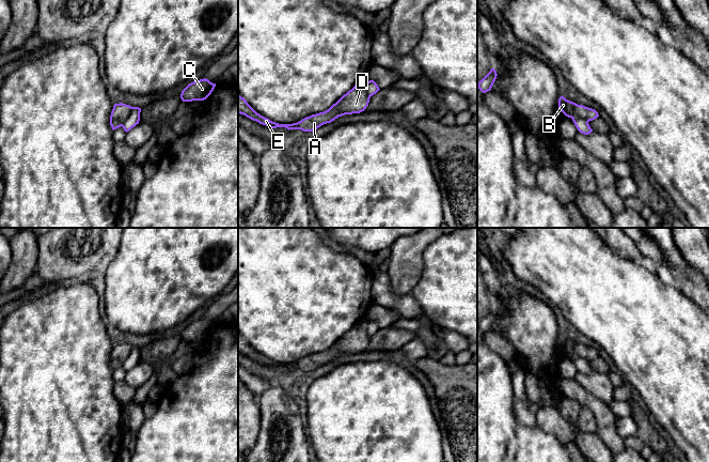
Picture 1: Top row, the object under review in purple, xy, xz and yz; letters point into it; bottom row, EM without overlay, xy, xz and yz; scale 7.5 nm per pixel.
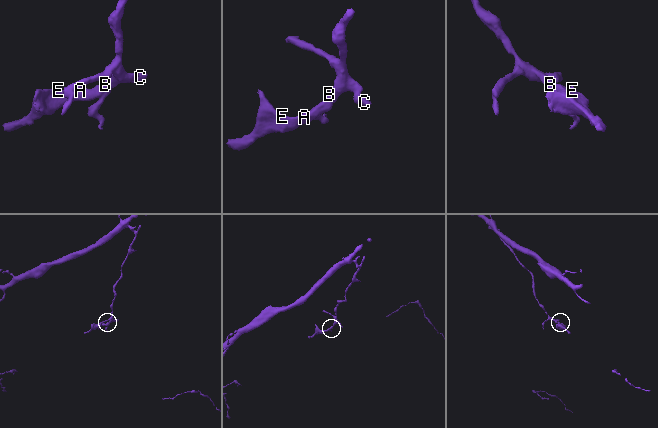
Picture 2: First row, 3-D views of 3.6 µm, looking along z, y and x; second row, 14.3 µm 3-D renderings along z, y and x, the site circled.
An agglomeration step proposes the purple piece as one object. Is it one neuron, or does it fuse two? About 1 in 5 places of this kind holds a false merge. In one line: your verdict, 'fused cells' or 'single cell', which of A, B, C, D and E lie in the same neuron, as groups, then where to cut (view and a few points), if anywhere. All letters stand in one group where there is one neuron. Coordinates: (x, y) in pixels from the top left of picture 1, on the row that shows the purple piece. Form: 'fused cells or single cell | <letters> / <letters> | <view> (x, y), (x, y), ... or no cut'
fused cells | A D E / B C | yz (574, 104), (573, 116), (581, 117), (587, 122)

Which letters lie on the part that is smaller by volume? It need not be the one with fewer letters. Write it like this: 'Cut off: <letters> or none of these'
Cut off: A, D, E

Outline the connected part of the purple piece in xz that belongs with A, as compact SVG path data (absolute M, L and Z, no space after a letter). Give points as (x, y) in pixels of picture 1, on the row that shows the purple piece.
M366 81L357 83L351 90L344 94L328 110L312 114L293 124L279 124L257 113L238 93L238 113L266 125L270 128L285 127L289 129L301 129L303 132L313 132L324 124L331 123L338 117L345 114L360 113L366 109L371 96L366 93Z

